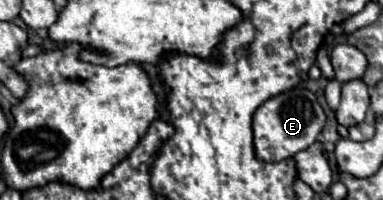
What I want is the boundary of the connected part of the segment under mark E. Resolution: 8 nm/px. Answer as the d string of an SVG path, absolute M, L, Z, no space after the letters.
M293 88L293 90L305 90L301 96L275 96L261 104L253 116L253 144L255 154L263 162L279 162L285 158L295 156L301 150L307 150L315 144L319 132L325 126L325 112L317 102L317 96L307 88Z

